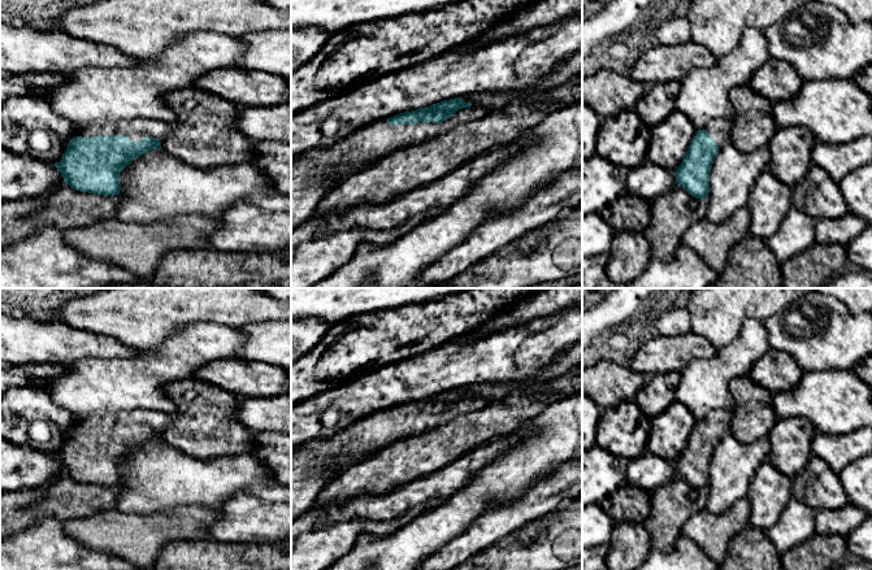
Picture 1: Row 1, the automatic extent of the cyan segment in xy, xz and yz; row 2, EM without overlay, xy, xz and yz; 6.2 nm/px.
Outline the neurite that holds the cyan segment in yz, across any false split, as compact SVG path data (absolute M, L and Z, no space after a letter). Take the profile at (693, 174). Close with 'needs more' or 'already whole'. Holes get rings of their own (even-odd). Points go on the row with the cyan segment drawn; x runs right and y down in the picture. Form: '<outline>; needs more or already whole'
M715 119L698 130L691 139L686 156L674 174L678 186L693 197L708 197L710 171L717 152L730 142L732 126L730 119Z; needs more

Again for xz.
M461 97L377 121L326 147L291 158L291 231L316 216L329 179L340 170L377 161L439 134L439 125L472 104Z; needs more

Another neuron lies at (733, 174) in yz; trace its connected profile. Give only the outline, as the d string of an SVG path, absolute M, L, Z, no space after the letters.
M730 142L724 145L717 152L710 171L710 204L706 218L719 223L738 209L747 206L749 195L759 175L768 167L769 157L768 147L759 148L751 153L742 153Z

